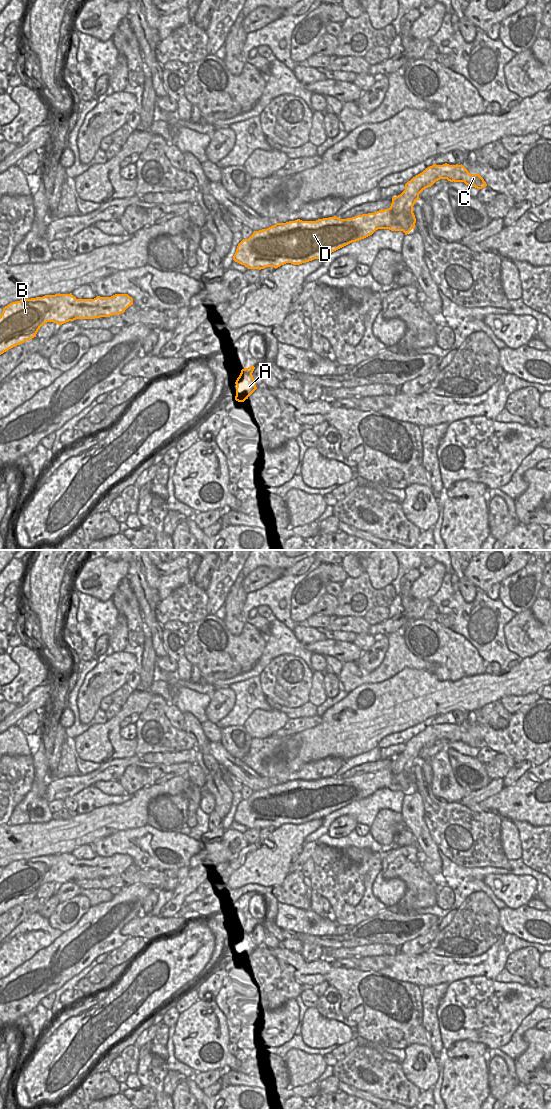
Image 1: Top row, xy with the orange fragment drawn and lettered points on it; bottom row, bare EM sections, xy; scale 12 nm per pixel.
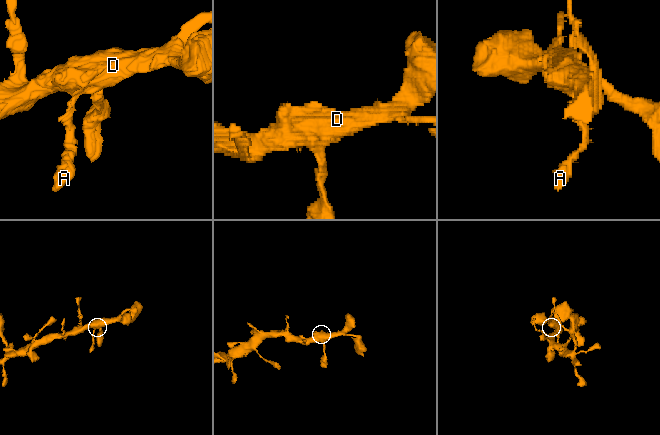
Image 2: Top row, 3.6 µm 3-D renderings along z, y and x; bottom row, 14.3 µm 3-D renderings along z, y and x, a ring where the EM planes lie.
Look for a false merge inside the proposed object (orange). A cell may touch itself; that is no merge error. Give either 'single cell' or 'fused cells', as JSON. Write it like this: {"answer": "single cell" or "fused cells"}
{"answer": "single cell"}

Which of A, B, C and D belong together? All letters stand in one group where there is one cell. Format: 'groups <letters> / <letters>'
groups A B C D

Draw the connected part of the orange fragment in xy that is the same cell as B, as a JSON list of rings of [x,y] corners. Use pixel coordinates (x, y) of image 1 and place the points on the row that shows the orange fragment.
[[[70,294],[45,295],[12,302],[0,315],[0,355],[34,337],[47,322],[62,325],[76,319],[119,315],[133,305],[128,294],[77,299]]]

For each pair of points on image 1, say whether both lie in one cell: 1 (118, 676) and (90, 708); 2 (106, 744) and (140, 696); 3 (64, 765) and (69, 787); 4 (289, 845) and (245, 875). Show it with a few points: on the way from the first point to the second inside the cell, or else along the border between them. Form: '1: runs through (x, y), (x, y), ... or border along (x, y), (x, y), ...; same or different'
1: runs through (109, 682), (92, 699); same
2: runs through (106, 732), (128, 708); same
3: border along (80, 774), (60, 777), (50, 781); different
4: runs through (278, 851), (262, 867), (256, 868); same

